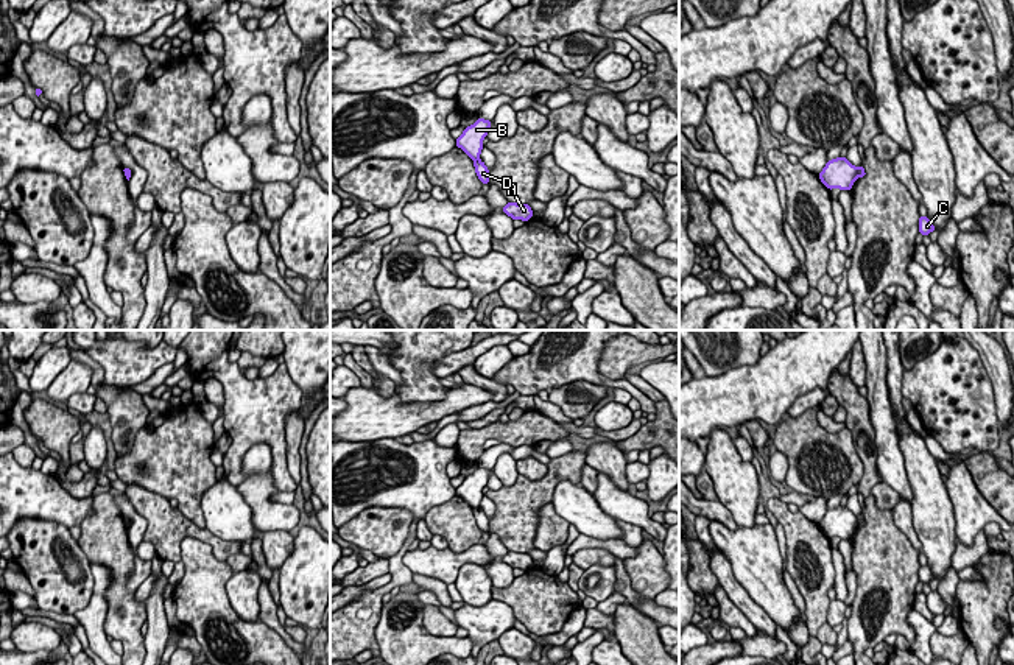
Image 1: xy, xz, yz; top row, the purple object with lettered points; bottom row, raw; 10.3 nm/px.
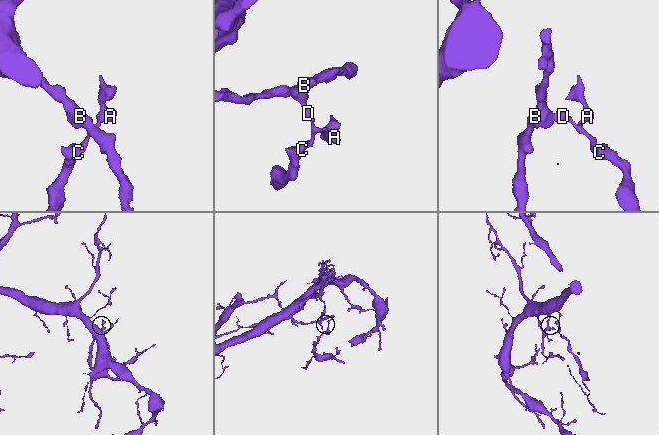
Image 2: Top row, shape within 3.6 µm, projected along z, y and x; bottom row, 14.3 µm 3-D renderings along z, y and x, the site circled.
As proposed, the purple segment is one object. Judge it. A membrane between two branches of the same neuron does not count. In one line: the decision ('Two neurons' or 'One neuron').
Two neurons

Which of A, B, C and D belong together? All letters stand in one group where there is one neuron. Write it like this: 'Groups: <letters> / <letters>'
Groups: A C D / B

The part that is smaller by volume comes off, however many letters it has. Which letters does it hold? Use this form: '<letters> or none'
A, C, D

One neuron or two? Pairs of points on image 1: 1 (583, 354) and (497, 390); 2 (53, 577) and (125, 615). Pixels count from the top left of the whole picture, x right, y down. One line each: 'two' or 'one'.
1: two
2: two

